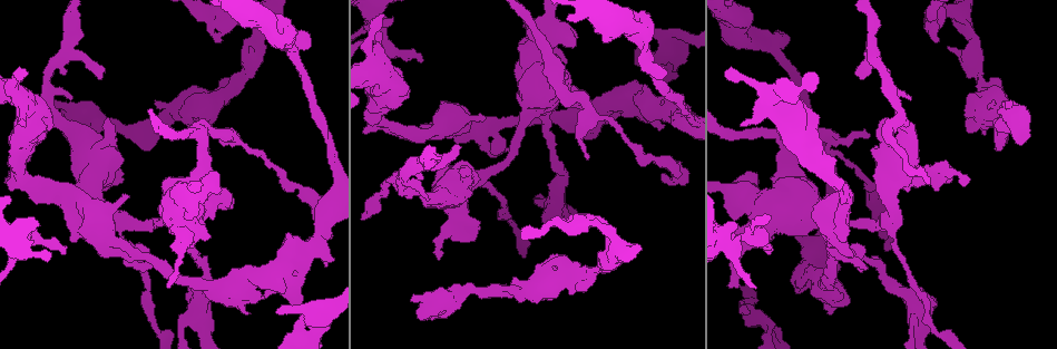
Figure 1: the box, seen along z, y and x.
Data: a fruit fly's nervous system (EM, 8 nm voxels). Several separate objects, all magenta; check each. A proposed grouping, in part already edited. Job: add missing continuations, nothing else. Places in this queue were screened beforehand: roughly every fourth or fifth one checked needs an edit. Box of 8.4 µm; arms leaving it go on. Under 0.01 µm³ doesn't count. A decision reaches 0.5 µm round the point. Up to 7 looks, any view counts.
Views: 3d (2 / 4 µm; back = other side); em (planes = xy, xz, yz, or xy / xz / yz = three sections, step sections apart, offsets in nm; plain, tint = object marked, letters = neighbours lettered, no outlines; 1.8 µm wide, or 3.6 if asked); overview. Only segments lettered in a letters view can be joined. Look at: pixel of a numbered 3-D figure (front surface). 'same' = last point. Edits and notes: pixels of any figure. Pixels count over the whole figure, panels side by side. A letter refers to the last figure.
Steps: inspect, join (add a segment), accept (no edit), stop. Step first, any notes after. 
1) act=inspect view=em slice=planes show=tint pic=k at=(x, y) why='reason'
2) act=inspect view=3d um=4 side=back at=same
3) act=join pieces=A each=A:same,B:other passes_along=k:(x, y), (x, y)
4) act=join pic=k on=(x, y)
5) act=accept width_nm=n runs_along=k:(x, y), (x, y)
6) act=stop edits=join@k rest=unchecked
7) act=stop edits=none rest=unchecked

act=inspect view=em slice=planes show=letters pic=1 at=(411, 299) why='branch stops here'

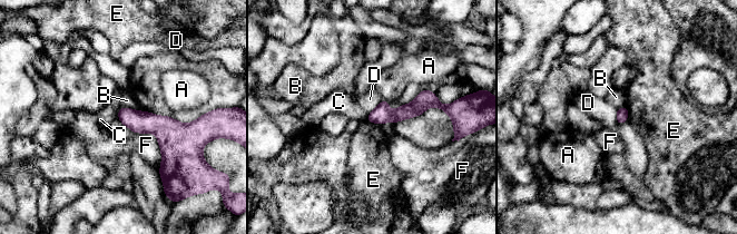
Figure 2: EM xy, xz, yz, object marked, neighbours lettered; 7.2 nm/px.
act=accept each=A:other,B:other,C:other,D:other,E:other,F:other runs_along=2:(436, 104), (370, 118) found='no lettered segment goes on from it'

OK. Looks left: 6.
act=inspect view=3d um=2 pic=1 at=(65, 252) why='branch stops here'

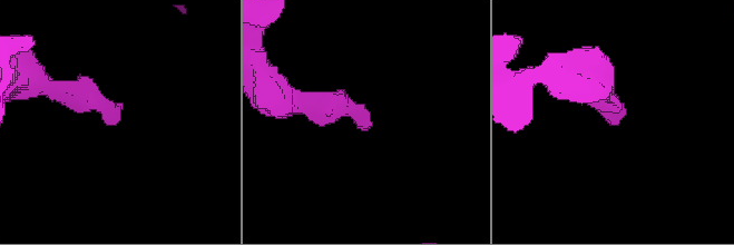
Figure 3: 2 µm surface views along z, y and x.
act=inspect view=em slice=yz step=8 show=letters pic=3 at=(366, 126) why='now the EM'

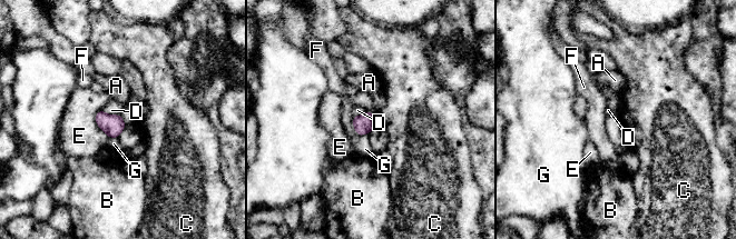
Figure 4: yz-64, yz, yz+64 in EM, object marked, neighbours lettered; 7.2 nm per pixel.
act=inspect view=em slice=xz step=16 show=letters at=same why='cut it another way'

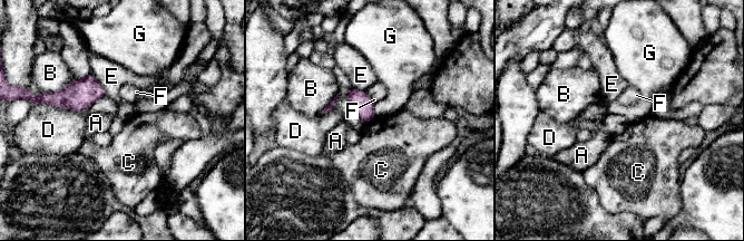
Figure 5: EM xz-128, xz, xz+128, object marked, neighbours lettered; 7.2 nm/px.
act=accept each=A:other,B:other,C:other,D:other,E:other,F:other,G:other border=5:(375, 103), (373, 116) found='no lettered segment goes on from it'

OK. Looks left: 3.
act=inspect view=em slice=planes show=letters pic=1 at=(263, 295) why='an open end'

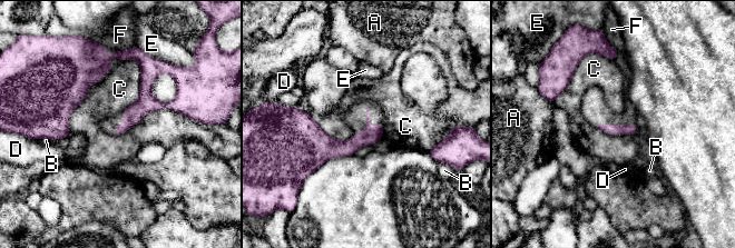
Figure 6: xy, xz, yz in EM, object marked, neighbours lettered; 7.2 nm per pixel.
act=accept each=A:other,B:other,C:other,D:other,E:other,F:other found='no lettered segment goes on from it'

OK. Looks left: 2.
act=stop edits=none rest=unchecked

